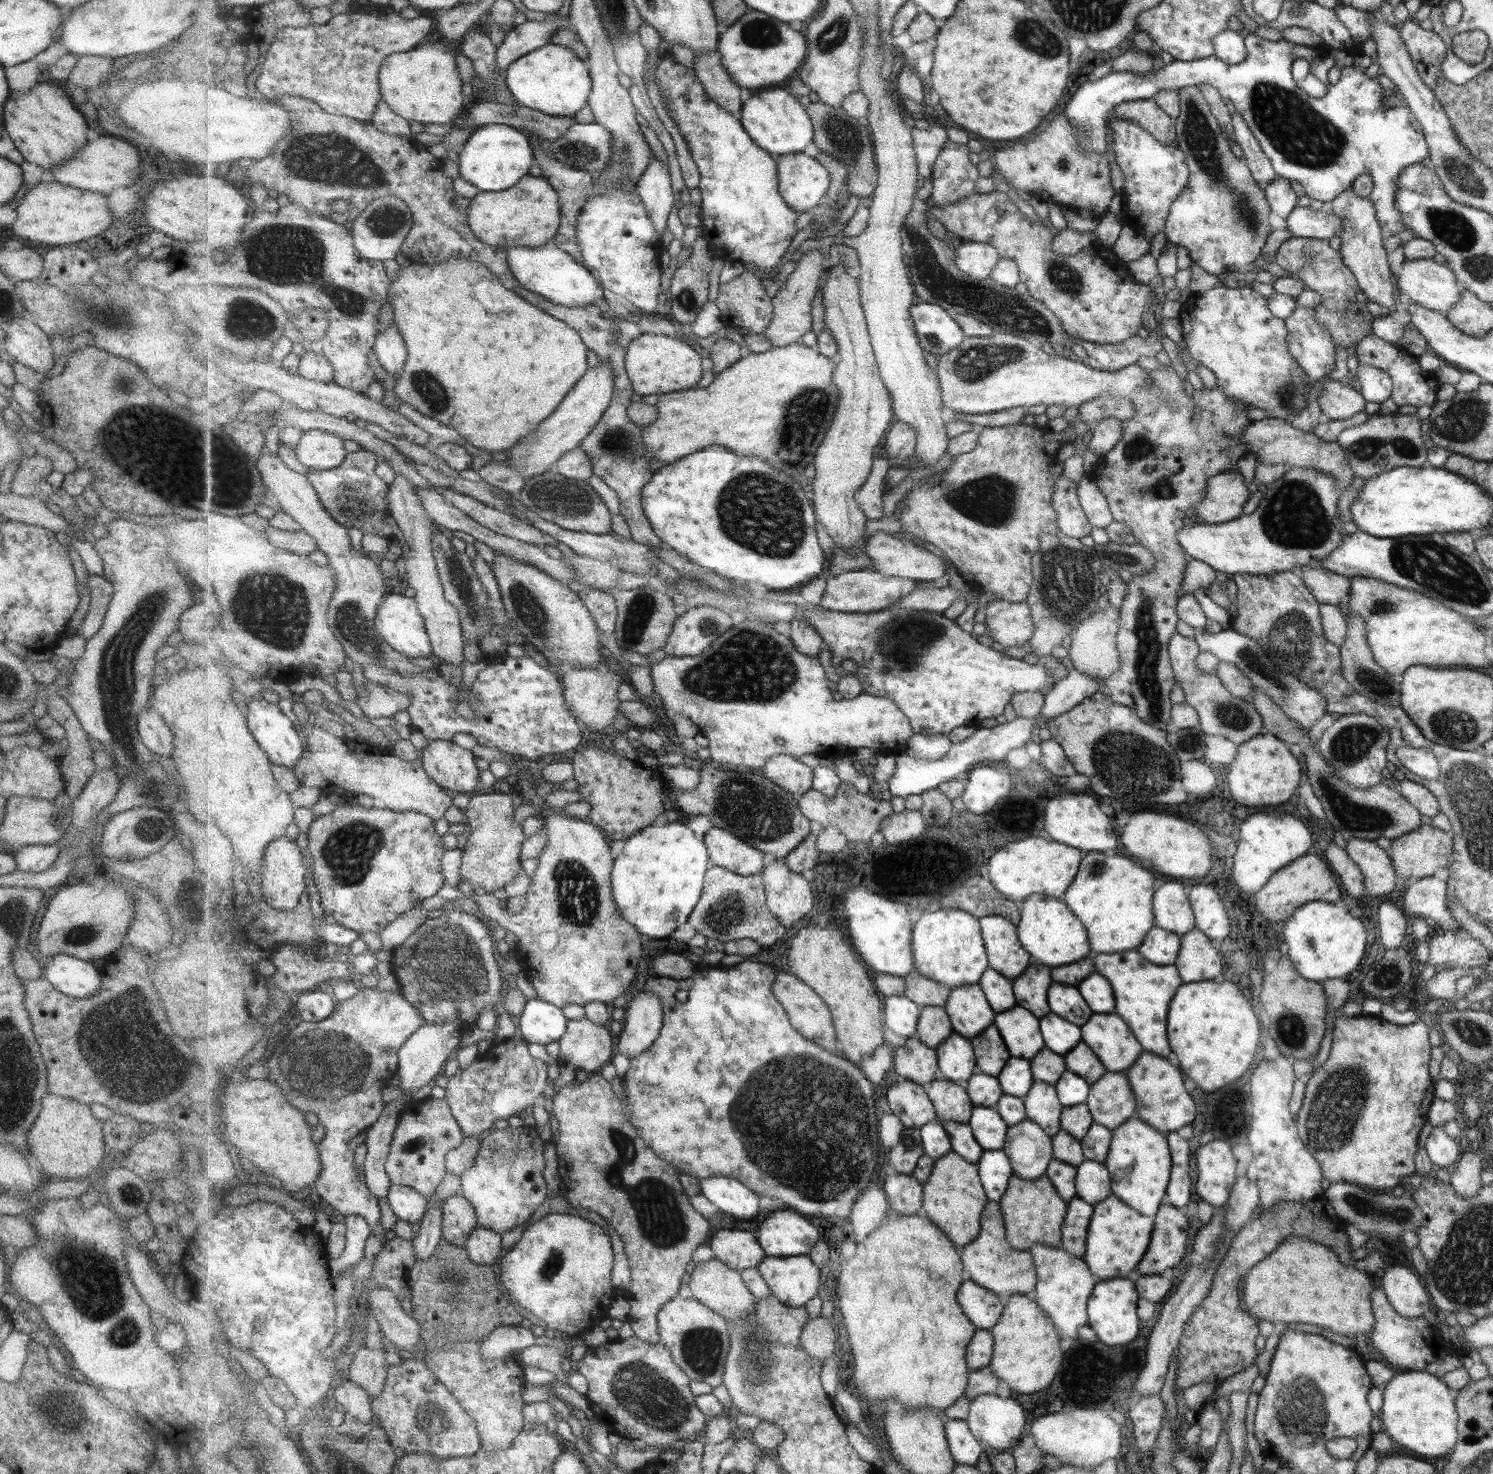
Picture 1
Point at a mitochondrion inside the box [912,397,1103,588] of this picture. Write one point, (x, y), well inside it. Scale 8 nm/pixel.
(990, 500)

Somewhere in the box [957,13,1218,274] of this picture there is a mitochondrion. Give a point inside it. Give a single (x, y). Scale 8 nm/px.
(1028, 33)

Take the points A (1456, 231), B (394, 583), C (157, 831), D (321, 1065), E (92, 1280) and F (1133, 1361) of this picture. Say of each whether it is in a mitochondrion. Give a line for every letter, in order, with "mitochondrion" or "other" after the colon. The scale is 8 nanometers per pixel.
A: mitochondrion
B: other
C: other
D: mitochondrion
E: mitochondrion
F: other

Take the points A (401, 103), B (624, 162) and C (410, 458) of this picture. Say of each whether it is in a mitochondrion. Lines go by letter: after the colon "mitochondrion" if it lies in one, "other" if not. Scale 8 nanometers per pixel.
A: other
B: mitochondrion
C: other

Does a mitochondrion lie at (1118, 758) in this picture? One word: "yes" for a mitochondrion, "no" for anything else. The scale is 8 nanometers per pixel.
yes

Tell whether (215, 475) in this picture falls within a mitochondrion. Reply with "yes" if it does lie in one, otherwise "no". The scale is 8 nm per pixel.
yes

